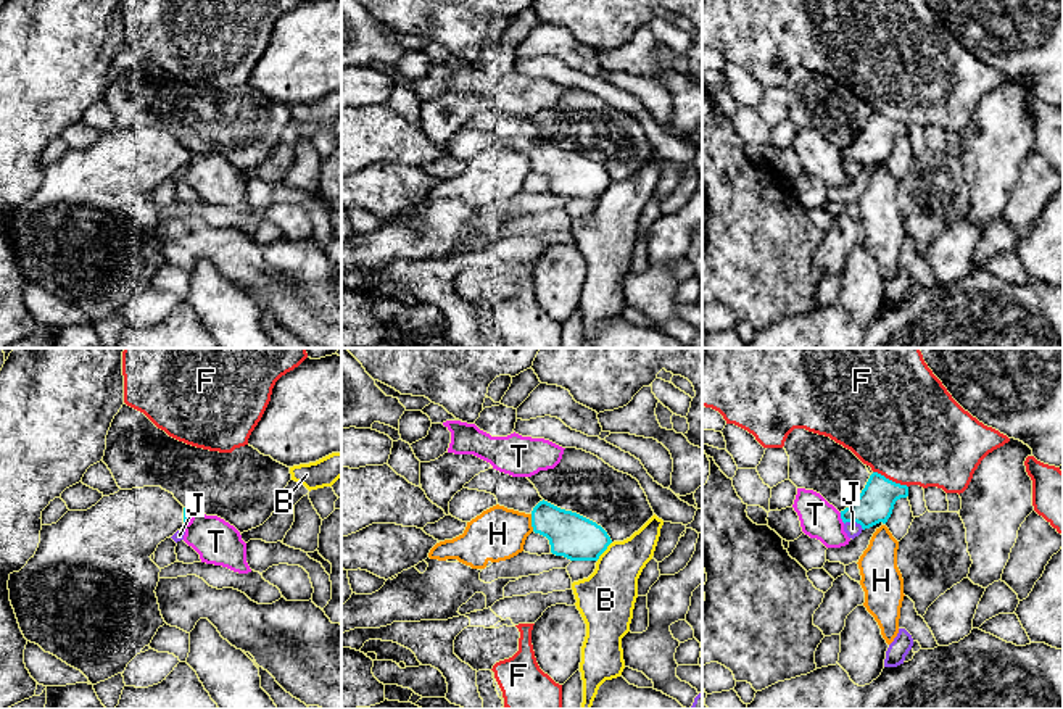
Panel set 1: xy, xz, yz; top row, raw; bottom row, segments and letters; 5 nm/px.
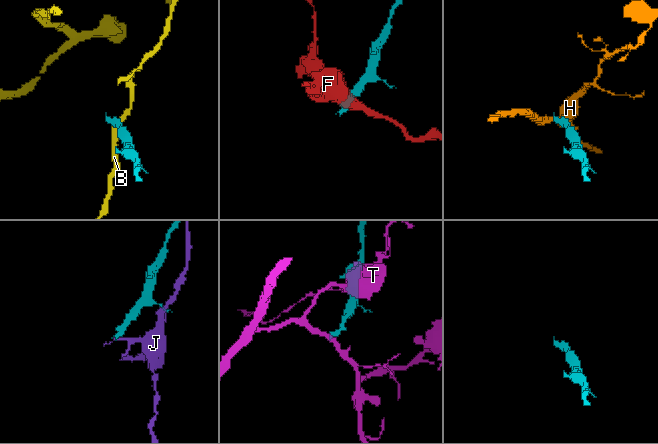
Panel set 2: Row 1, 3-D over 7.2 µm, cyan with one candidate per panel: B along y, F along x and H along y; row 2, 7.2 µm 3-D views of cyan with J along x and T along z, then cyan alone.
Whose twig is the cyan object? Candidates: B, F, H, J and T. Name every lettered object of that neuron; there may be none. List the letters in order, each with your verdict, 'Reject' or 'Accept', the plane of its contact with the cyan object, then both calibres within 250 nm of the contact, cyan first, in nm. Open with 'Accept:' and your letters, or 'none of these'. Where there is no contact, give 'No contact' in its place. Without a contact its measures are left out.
Accept: none of these
B: Reject. Touches cyan in xz. Thickness 220 nm (cyan) against 280 nm
F: Reject. Touches cyan in yz. Thickness 180 nm (cyan) against 500 nm
H: Reject. Touches cyan in xz. Thickness 220 nm (cyan) against 260 nm
J: Reject. Touches cyan in yz. Thickness 180 nm (cyan) against 80 nm
T: Reject. Touches cyan in yz. Thickness 180 nm (cyan) against 190 nm

